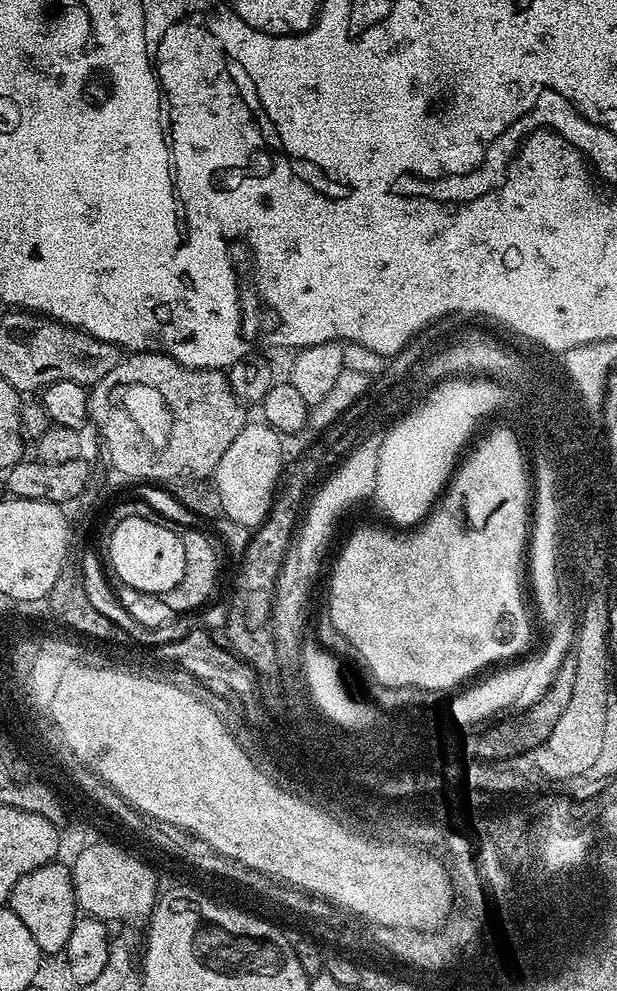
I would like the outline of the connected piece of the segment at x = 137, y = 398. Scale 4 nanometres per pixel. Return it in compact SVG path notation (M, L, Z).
M134 352L125 355L106 378L102 378L100 383L95 385L94 390L87 393L88 411L90 413L91 423L100 424L100 432L104 435L104 444L108 447L108 460L124 476L129 476L132 480L168 480L175 482L177 480L203 480L211 477L215 473L218 462L222 454L230 447L230 442L242 434L242 430L250 422L248 416L249 409L244 401L237 398L234 390L230 390L230 382L223 371L215 368L187 368L182 366L174 358L163 356L160 352Z

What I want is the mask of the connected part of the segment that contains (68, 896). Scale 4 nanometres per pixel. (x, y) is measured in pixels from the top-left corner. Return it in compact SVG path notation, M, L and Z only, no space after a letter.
M53 862L44 864L16 883L7 907L13 914L22 918L22 926L30 930L34 942L38 942L41 953L63 953L70 942L70 930L74 930L78 919L76 887L72 885L72 874L67 863Z

